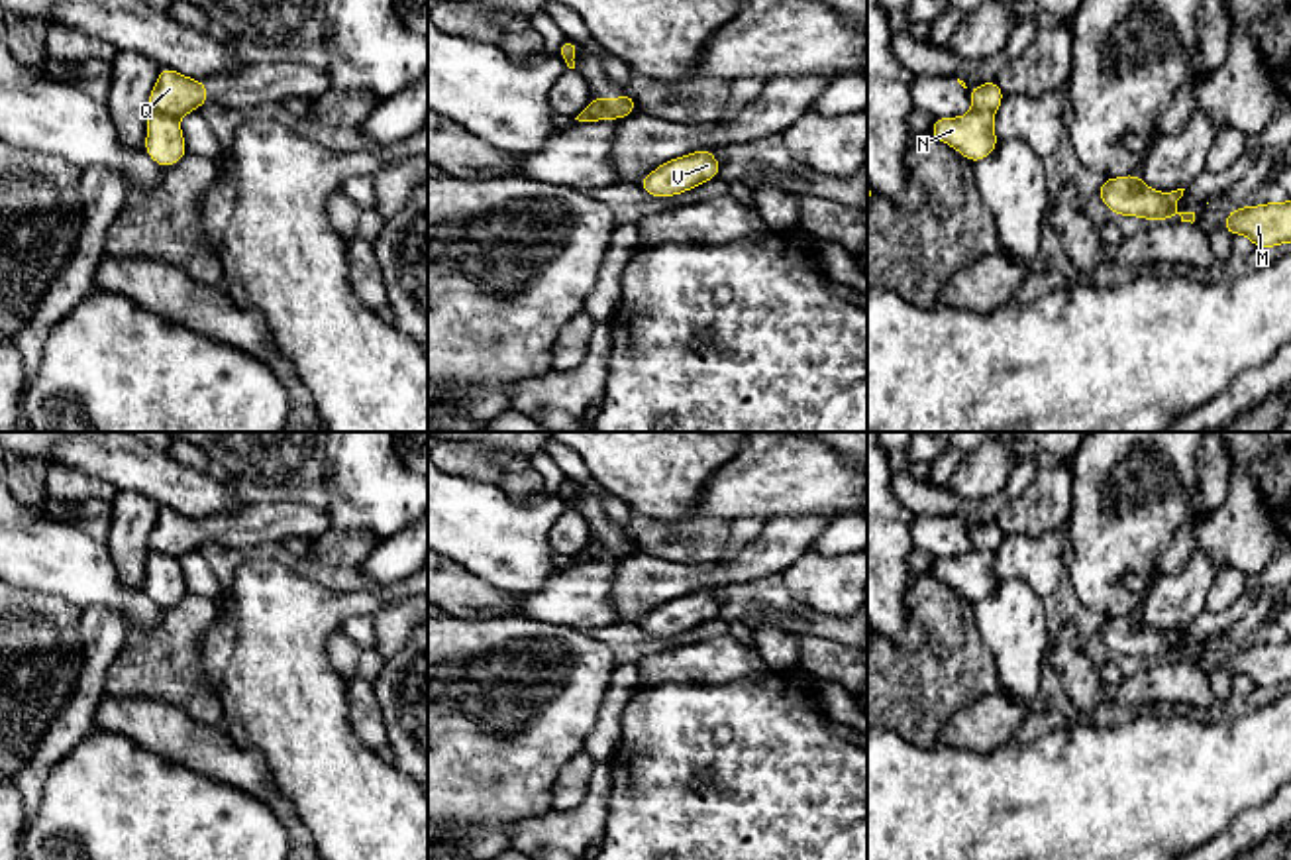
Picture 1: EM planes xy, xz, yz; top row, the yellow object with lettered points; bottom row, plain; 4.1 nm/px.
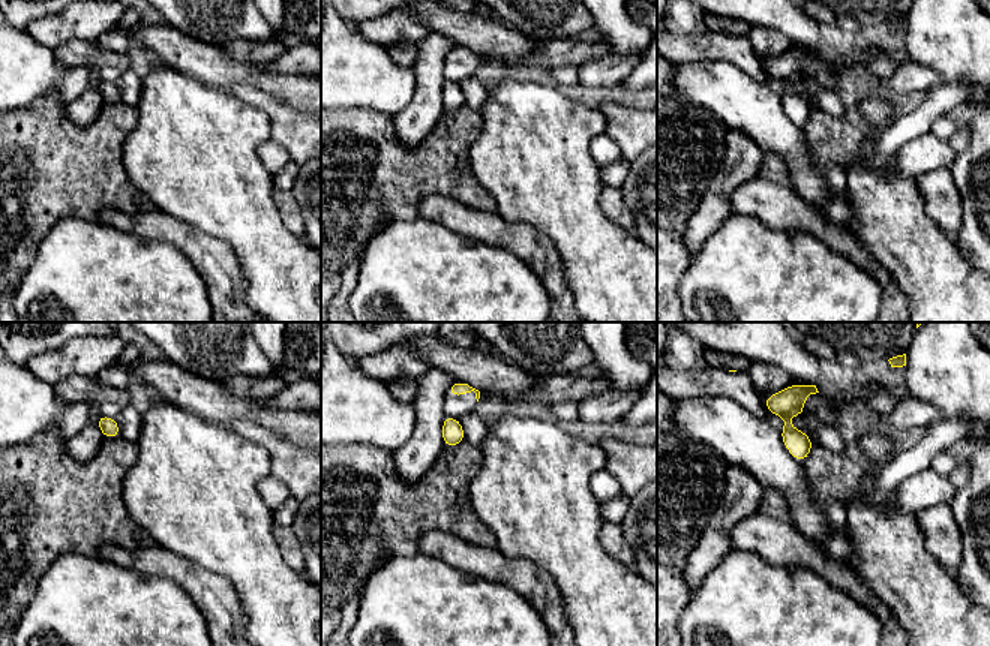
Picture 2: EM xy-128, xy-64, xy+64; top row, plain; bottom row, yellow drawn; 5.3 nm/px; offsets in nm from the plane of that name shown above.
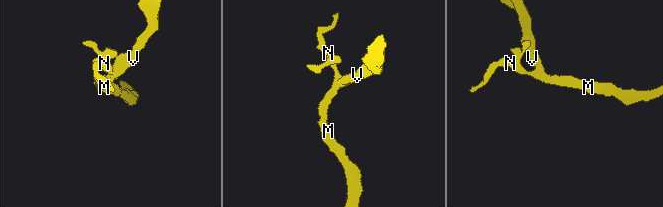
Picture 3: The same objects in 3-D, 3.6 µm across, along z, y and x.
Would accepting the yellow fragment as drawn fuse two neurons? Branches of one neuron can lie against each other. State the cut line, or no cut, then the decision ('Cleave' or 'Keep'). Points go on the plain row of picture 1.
Split along xy (150, 548), (177, 560). Cleave

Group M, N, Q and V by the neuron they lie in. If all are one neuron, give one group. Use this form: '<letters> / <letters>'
M N V / Q

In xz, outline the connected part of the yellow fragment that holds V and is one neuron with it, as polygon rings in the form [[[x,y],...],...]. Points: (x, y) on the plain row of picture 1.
[[[698,589],[695,593],[681,595],[661,603],[655,611],[647,613],[638,626],[647,634],[665,638],[683,634],[720,613],[720,601],[710,589]]]

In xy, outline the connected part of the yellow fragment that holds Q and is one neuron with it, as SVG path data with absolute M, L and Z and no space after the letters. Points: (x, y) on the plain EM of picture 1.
M161 507L147 548L179 560L188 552L196 552L206 540L210 540L210 534L204 520L188 518L169 507Z

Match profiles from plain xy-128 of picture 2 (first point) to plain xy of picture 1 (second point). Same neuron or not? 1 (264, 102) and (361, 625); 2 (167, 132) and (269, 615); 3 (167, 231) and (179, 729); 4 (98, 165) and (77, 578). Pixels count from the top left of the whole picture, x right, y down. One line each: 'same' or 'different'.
1: different
2: same
3: same
4: different

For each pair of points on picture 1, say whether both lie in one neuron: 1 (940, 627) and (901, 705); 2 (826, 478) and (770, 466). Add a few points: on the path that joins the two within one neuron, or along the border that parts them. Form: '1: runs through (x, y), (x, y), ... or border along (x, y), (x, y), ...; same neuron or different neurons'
1: runs through (940, 646), (940, 666), (921, 686); same neuron
2: runs through (813, 478), (783, 474); same neuron

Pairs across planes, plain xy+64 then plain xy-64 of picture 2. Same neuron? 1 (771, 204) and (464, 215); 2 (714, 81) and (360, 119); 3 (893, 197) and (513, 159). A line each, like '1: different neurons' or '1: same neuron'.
1: same neuron
2: different neurons
3: same neuron

